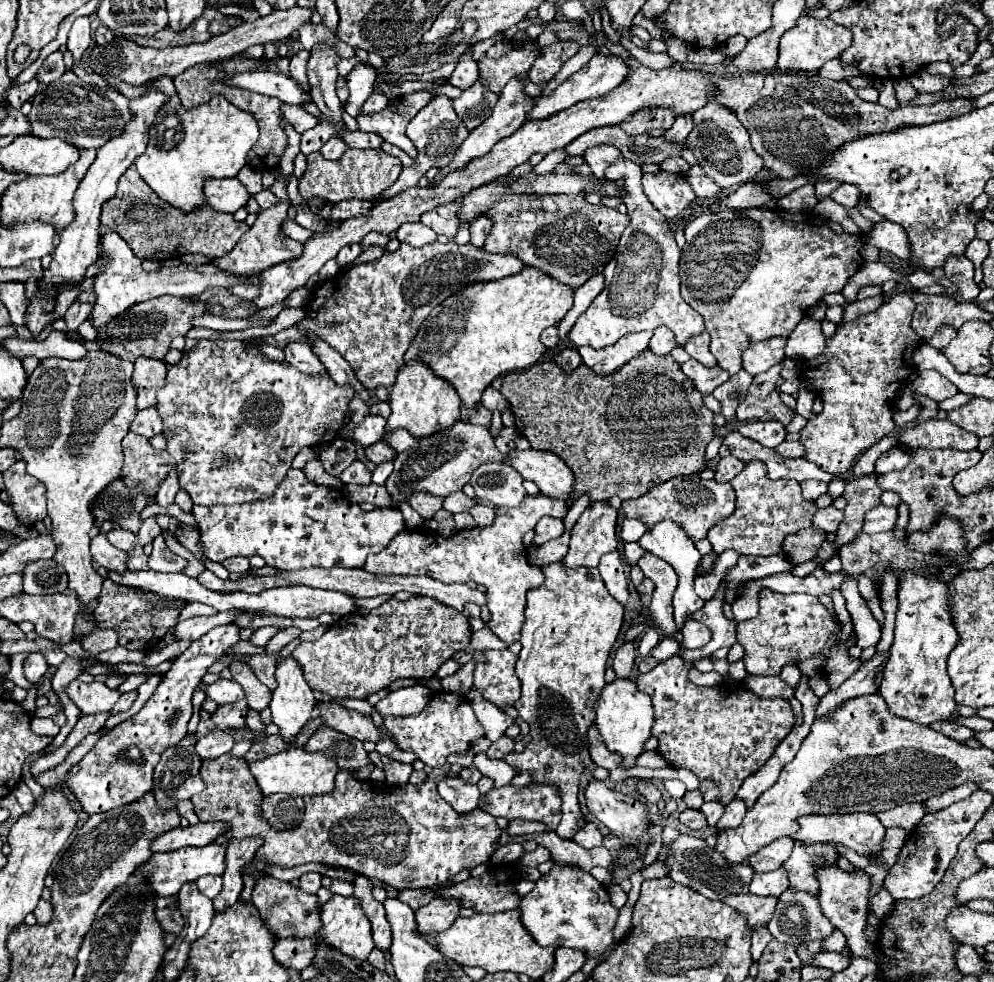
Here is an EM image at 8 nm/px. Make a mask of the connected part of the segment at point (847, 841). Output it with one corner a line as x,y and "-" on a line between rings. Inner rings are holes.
848,813
848,815
804,815
798,821
800,829
792,835
794,841
802,841
802,843
844,843
846,847
850,847
852,851
872,857
882,853
882,837
884,837
884,827
882,823
870,815
870,813

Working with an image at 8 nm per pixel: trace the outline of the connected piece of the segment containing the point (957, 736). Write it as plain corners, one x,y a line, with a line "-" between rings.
938,721
936,725
930,725
934,731
958,741
958,743
966,743
968,739
974,739
974,731
960,725
960,723
954,723
954,721

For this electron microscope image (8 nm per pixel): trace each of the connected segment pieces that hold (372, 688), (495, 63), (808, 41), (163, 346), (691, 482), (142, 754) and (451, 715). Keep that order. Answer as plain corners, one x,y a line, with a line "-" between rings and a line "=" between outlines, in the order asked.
412,597
408,601
390,599
368,615
350,613
340,617
320,639
300,643
292,657
300,663
312,689
330,693
334,699
366,699
370,693
386,689
400,677
434,677
444,661
468,647
470,635
468,619
432,597
=
514,47
512,53
504,55
504,57
498,57
498,59
482,57
478,61
480,79
496,95
502,93
504,85
510,79
520,79
522,87
524,87
524,93
528,97
538,97
538,95
542,95
544,87
532,85
532,81
528,81
528,69
532,67
532,61
536,61
536,57
538,57
538,51
526,51
522,47
=
802,15
800,21
788,29
780,39
780,55
778,55
778,69
788,71
818,71
826,61
840,57
852,45
852,33
846,27
836,25
830,19
814,19
=
164,295
146,303
134,305
134,309
128,309
126,315
116,317
108,329
98,331
98,337
102,341
102,351
114,353
116,357
136,361
140,355
150,357
150,359
164,359
164,355
170,349
170,343
178,335
186,335
186,331
192,329
192,319
198,315
220,315
222,307
220,305
208,305
208,303
194,303
192,299
178,299
172,295
=
698,473
670,479
650,489
646,495
622,503
622,511
626,513
626,517
638,517
648,527
656,525
662,519
672,519
682,525
682,529
688,533
692,541
704,539
716,523
724,521
728,515
734,513
734,507
736,507
736,493
730,483
716,483
714,479
702,481
=
236,625
216,627
198,641
192,641
192,645
174,661
172,669
164,675
162,683
146,705
134,717
114,727
112,733
100,737
98,743
82,757
82,761
68,771
66,787
74,793
84,813
94,815
128,805
152,789
152,775
160,755
188,733
188,721
192,717
192,693
200,685
202,675
206,675
208,667
226,655
226,649
238,641
240,637
=
438,693
422,709
422,713
412,717
384,717
384,725
394,733
396,745
402,751
412,751
428,767
442,767
450,753
462,753
470,745
484,737
484,727
476,719
470,703
456,693

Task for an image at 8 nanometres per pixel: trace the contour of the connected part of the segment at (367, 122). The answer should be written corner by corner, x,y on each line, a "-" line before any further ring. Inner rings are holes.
416,91
416,93
408,93
408,95
402,95
402,97
398,97
398,101
396,101
396,105
392,107
392,105
386,105
386,109
382,109
380,113
372,113
370,117
368,115
362,115
360,117
360,125
358,128
360,131
368,131
368,133
376,133
376,135
380,135
384,141
388,141
388,143
392,143
392,145
398,145
402,151
406,151
410,157
416,157
416,149
412,147
412,141
406,137
406,125
410,123
410,119
424,107
424,105
428,105
428,99
432,99
434,97
434,93
430,93
430,91

